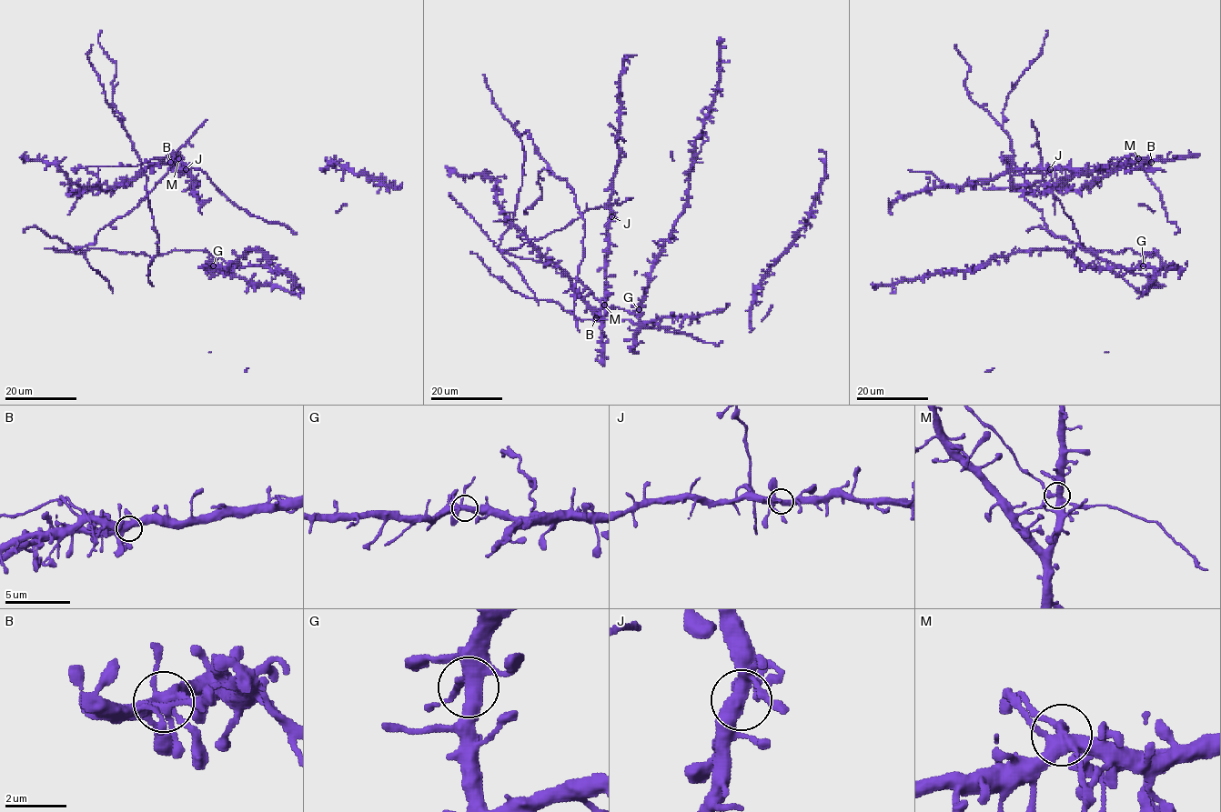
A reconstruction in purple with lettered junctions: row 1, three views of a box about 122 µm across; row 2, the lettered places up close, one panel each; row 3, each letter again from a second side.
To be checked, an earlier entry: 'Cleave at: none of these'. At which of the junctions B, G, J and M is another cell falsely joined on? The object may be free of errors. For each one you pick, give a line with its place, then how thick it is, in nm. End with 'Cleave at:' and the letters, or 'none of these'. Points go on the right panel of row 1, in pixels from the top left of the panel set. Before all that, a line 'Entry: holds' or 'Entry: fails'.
Entry: holds
Cleave at: none of these

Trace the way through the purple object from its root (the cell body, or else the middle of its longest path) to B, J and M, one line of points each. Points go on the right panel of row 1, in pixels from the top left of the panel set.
B: (1071, 219), (1044, 179), (1041, 164), (1044, 169), (1108, 171), (1139, 160), (1151, 162)
J: (1071, 219), (1044, 179), (1041, 164), (1043, 168), (1050, 169)
M: (1071, 219), (1044, 179), (1041, 164), (1044, 169), (1108, 171), (1132, 165), (1138, 158)

